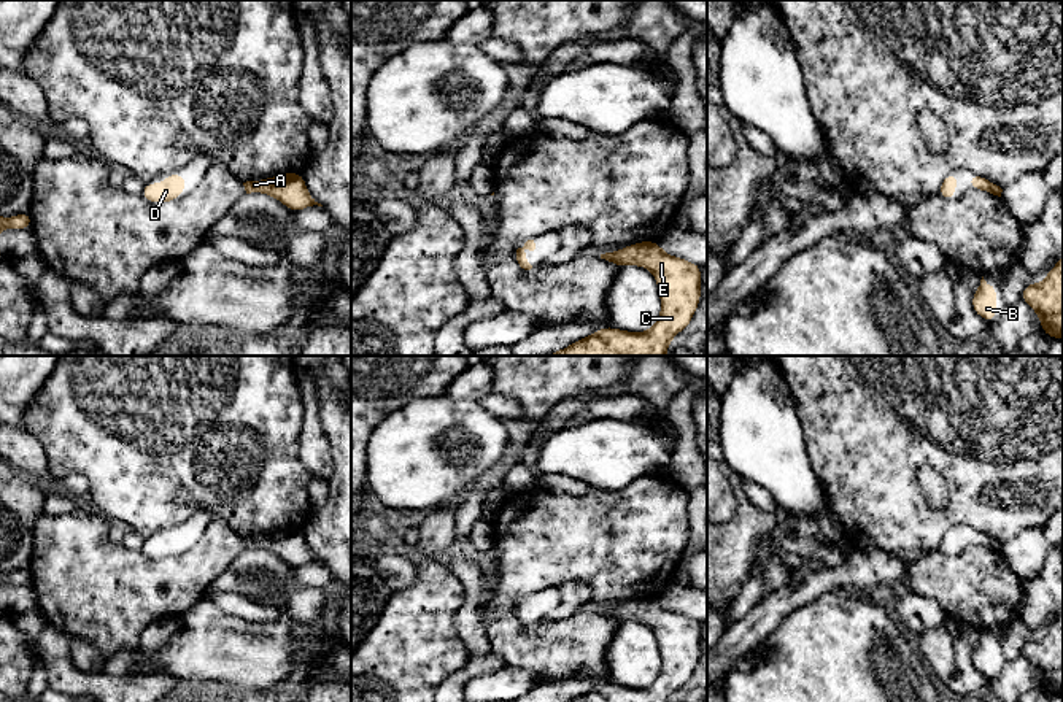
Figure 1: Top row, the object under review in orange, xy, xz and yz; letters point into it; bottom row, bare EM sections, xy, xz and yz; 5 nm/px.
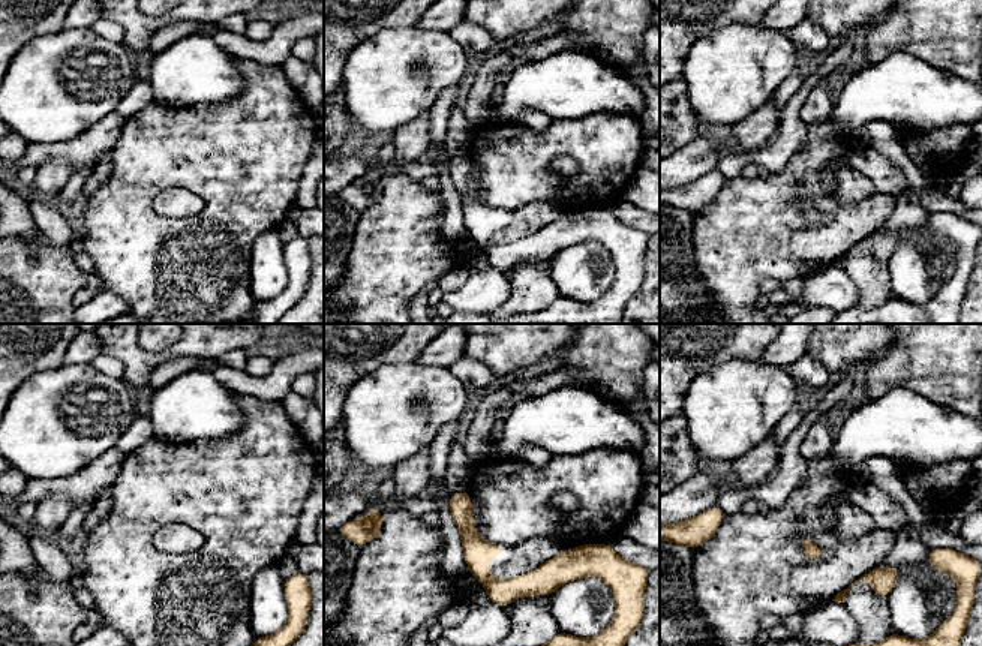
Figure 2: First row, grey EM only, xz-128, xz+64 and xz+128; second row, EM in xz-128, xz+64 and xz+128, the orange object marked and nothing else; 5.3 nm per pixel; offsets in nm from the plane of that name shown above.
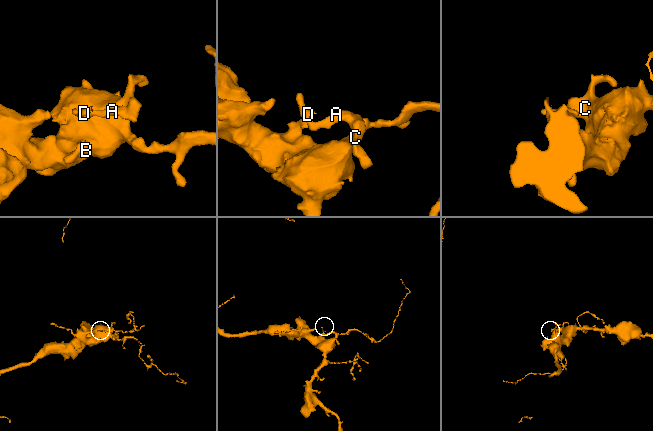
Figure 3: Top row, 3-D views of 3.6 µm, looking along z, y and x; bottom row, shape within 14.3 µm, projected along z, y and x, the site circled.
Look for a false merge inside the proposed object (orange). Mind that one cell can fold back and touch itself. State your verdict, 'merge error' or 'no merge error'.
no merge error

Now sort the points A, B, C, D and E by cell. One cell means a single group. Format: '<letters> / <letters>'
A B C D E

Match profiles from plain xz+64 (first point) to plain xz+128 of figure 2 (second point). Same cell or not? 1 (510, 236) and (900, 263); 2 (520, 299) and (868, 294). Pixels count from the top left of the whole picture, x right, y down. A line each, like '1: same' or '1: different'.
1: different
2: same

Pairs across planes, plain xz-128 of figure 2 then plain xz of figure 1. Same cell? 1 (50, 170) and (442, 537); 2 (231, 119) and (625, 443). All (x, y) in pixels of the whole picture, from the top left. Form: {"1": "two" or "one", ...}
{"1": "one", "2": "two"}

